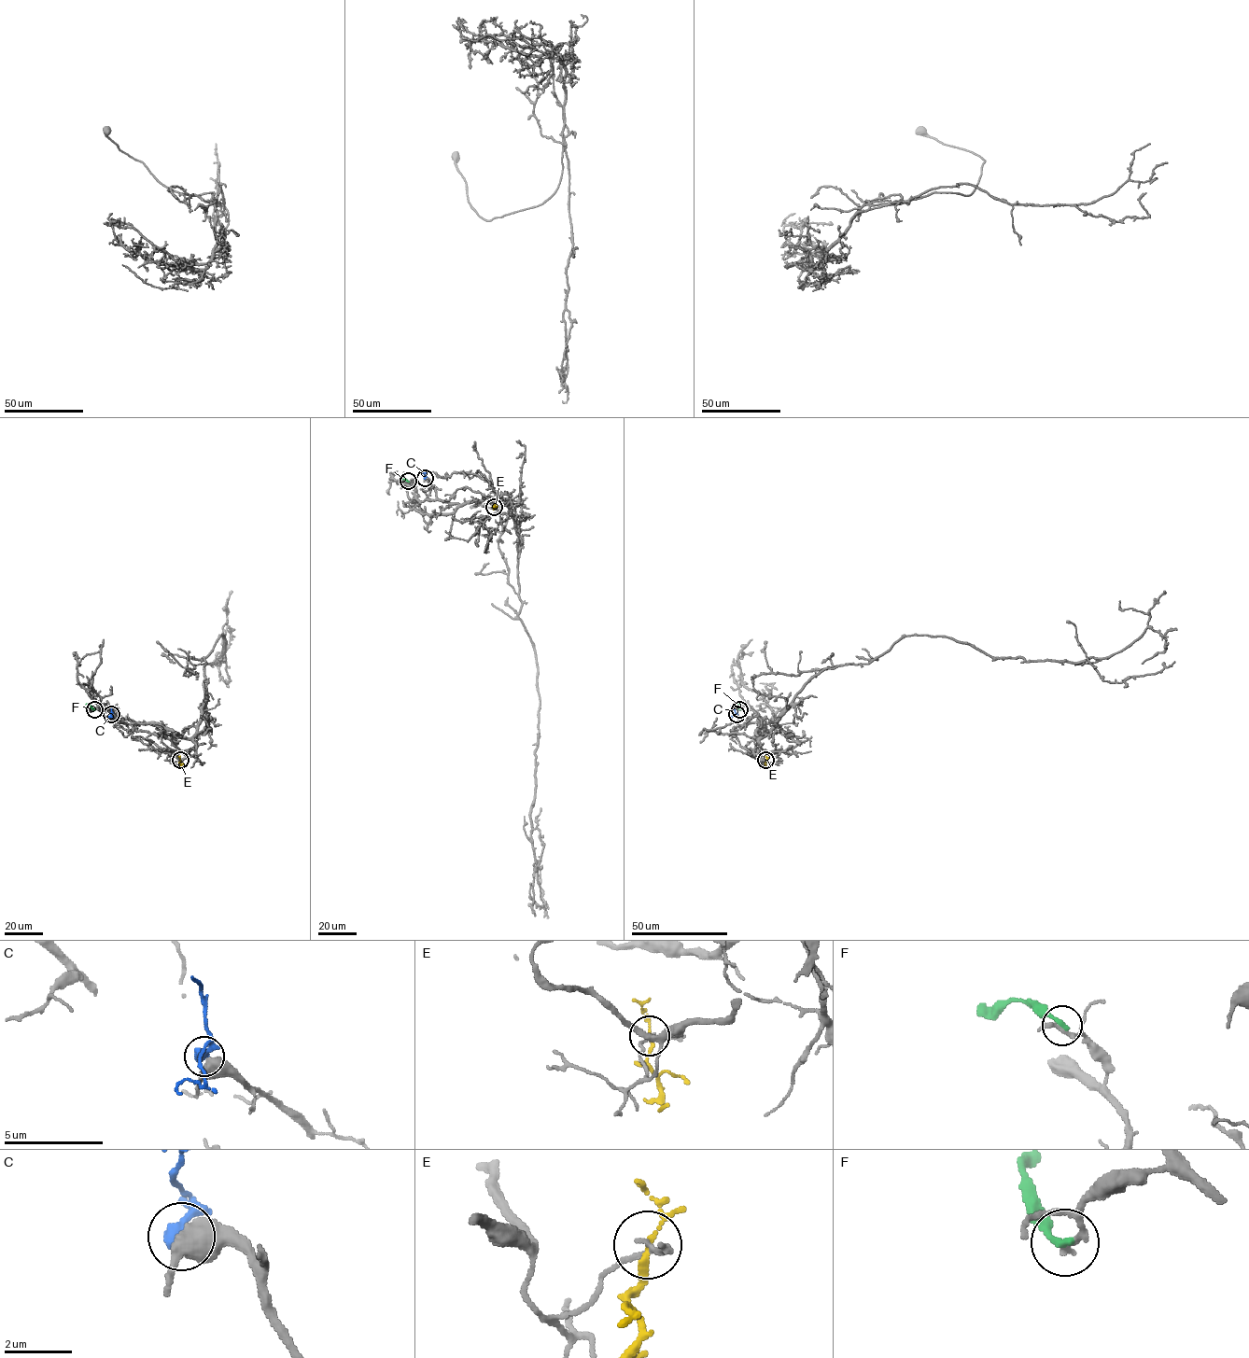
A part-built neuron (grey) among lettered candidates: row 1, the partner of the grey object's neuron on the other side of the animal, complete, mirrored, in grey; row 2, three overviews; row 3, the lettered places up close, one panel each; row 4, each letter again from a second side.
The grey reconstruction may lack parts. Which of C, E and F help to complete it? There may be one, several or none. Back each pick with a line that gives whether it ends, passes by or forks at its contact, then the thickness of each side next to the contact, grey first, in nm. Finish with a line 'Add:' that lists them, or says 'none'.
C: it passes by; 550 nm thick on the grey side, 360 nm on the other
Add: C

